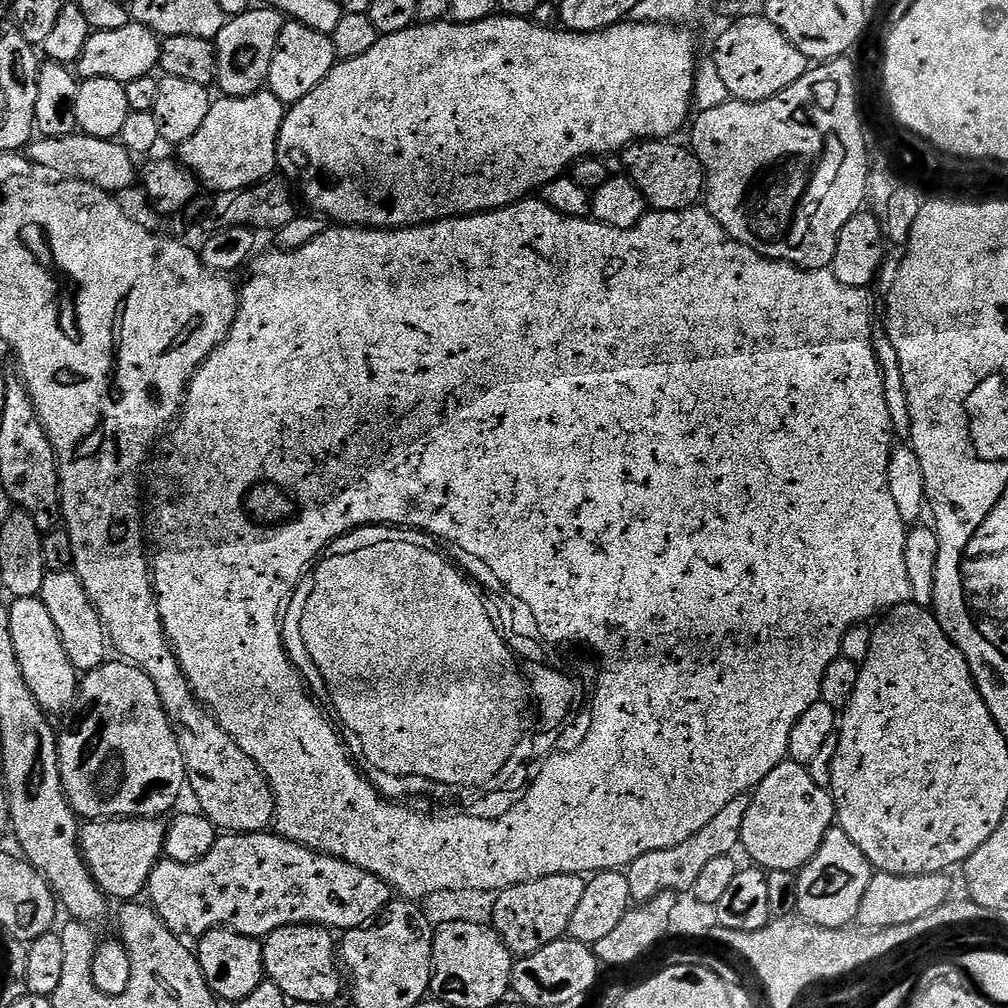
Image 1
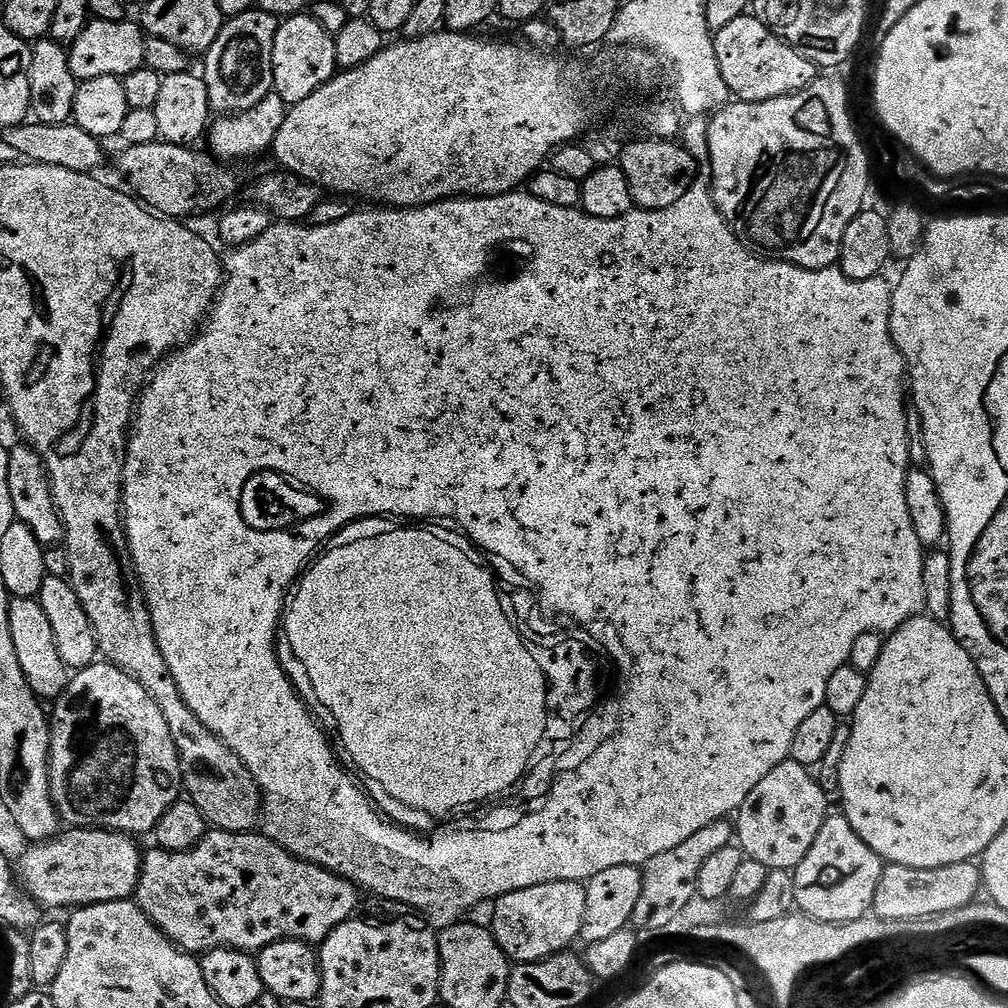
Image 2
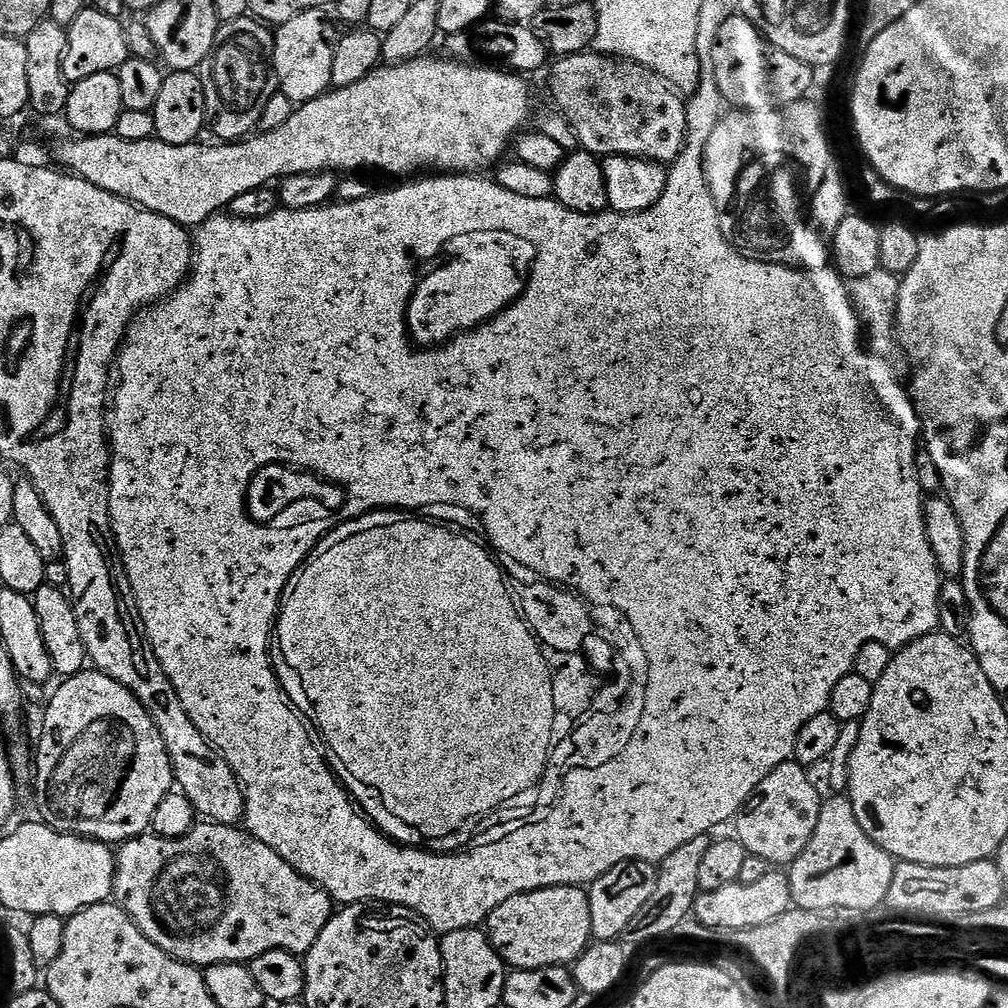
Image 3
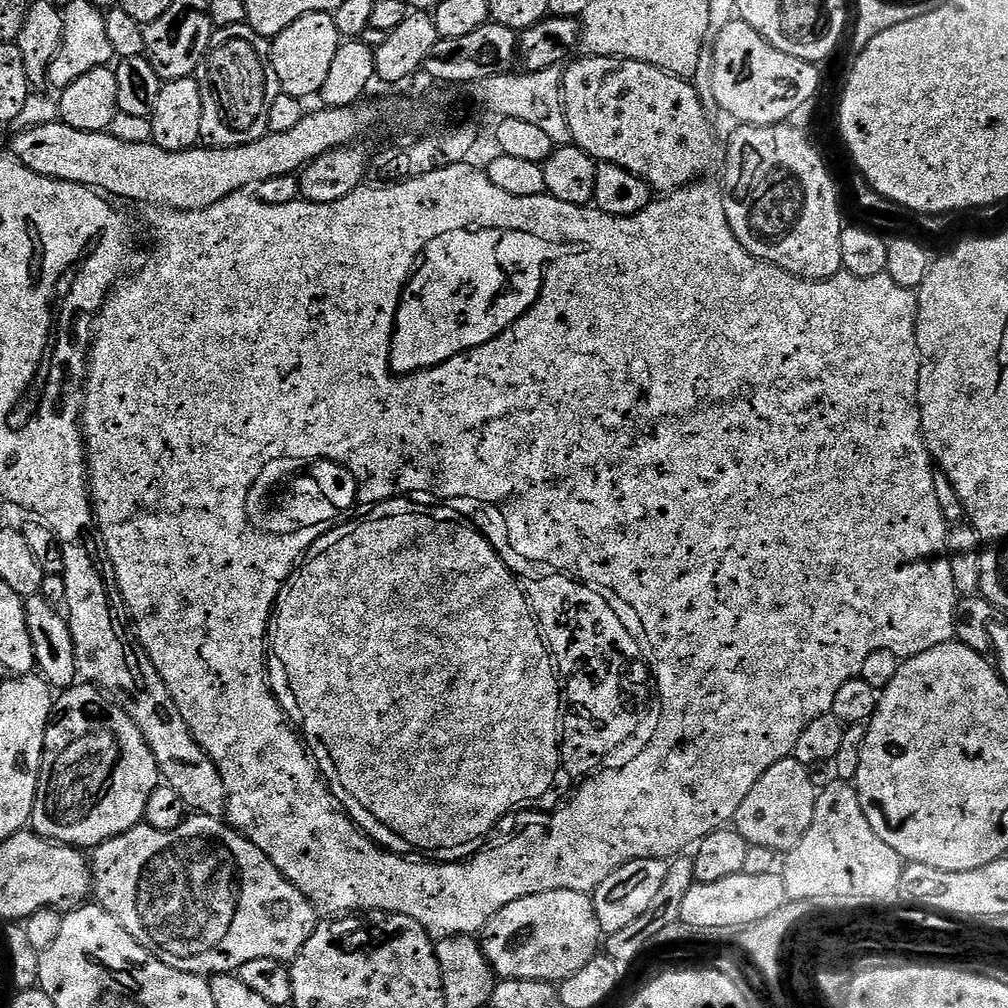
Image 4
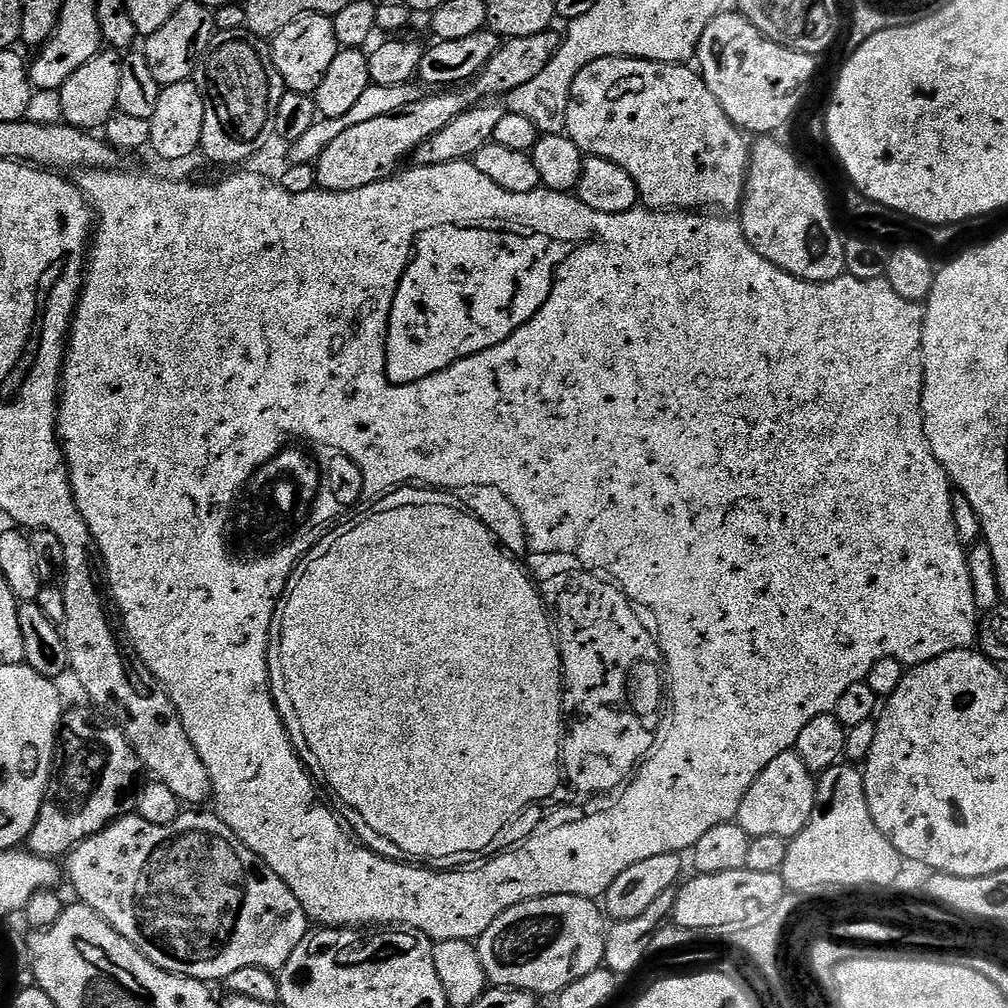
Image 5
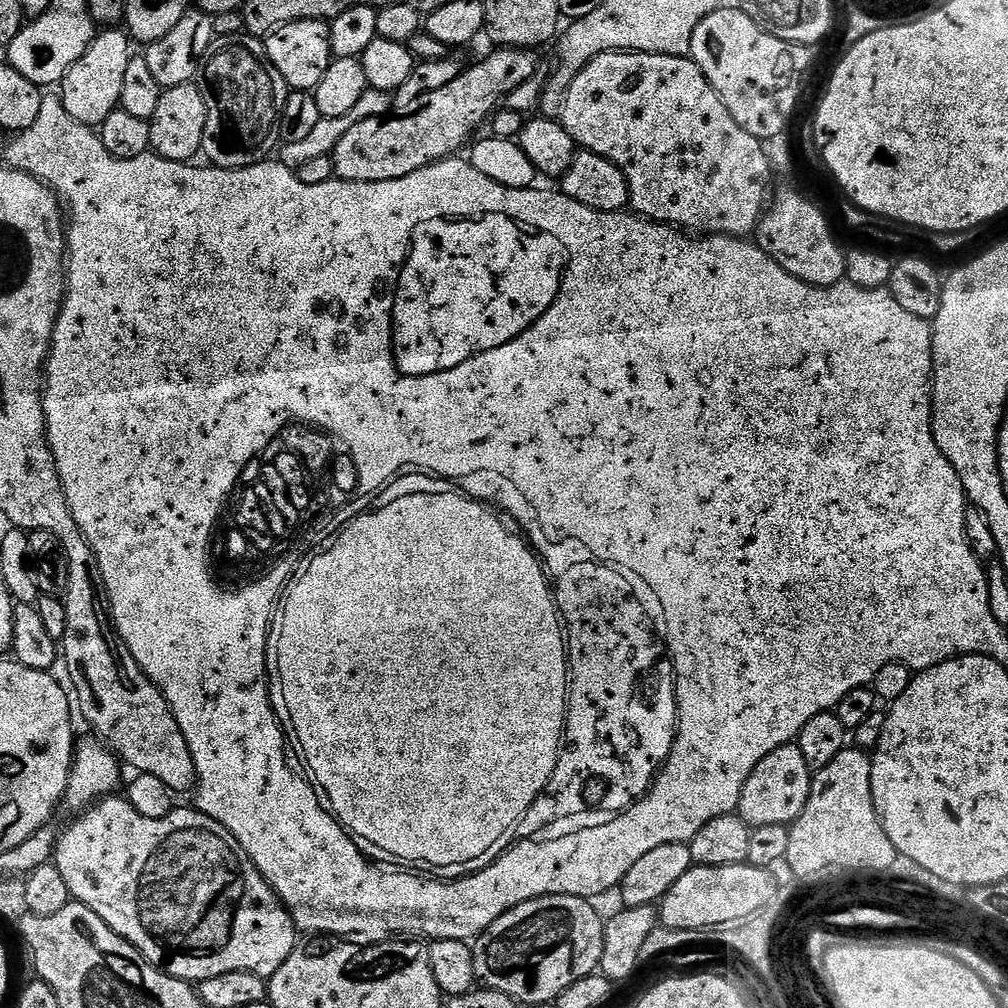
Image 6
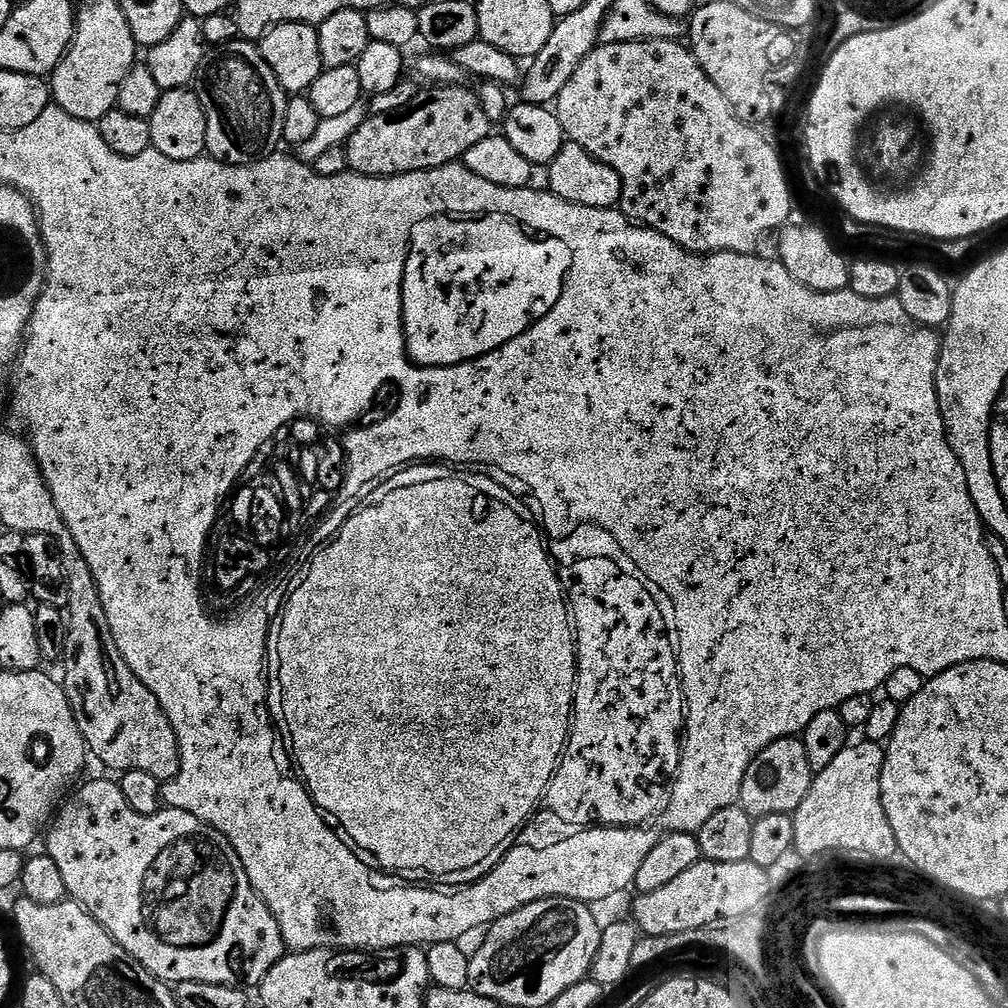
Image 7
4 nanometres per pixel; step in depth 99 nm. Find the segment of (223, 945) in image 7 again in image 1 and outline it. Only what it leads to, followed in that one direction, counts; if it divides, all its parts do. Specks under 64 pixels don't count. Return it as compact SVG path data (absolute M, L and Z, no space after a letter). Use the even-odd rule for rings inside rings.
M265 830L221 835L210 854L198 862L183 864L161 859L150 874L146 896L153 910L176 936L199 938L215 928L228 928L243 936L263 938L274 930L295 924L318 924L329 930L361 928L376 918L393 899L394 892L387 881L350 862L315 852L313 848Z

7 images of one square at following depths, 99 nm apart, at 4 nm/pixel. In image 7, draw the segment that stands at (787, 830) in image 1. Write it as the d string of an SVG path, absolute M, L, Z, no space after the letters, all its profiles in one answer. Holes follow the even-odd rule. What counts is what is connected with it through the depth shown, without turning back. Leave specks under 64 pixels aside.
M787 736L778 742L768 744L766 750L750 762L750 770L746 770L746 778L742 778L742 790L738 794L738 803L746 814L753 818L766 814L786 814L792 816L802 806L802 798L812 785L813 772L810 761L806 758L806 746L803 739Z

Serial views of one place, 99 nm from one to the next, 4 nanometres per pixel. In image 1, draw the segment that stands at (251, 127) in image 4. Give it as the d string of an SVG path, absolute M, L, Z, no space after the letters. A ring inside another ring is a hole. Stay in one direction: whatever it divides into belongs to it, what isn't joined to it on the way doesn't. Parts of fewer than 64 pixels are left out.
M252 6L240 16L233 16L216 35L216 79L215 87L221 88L224 96L252 96L267 85L270 74L270 58L274 58L274 46L278 46L278 34L282 34L286 17L277 8Z

